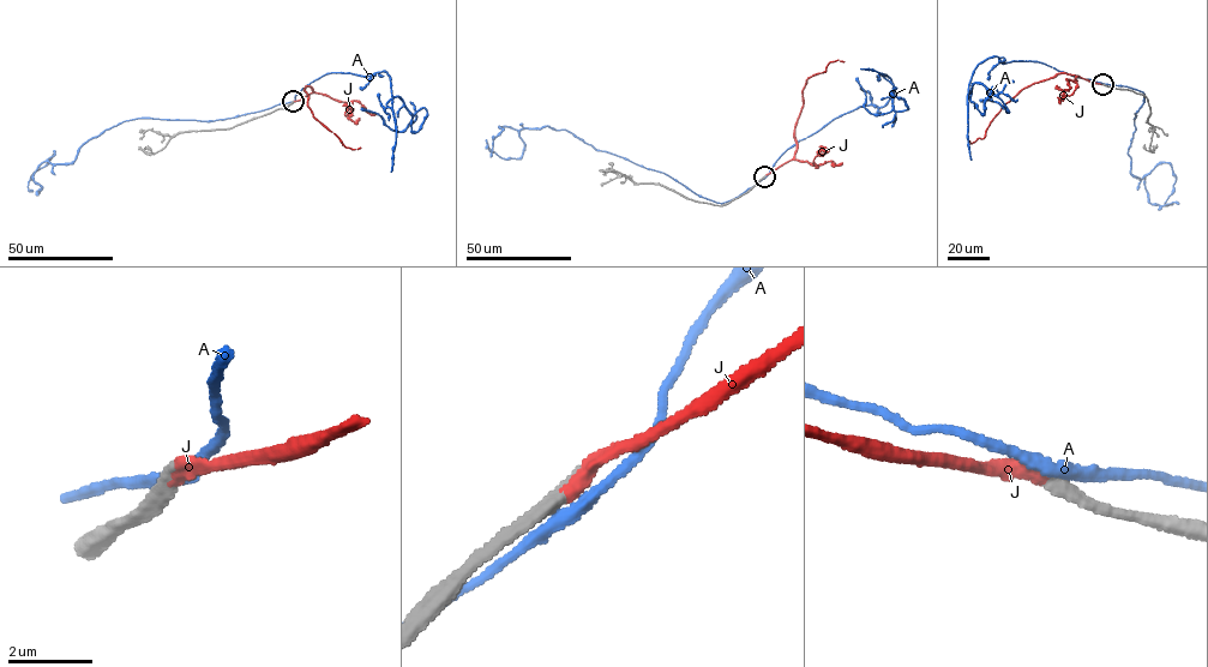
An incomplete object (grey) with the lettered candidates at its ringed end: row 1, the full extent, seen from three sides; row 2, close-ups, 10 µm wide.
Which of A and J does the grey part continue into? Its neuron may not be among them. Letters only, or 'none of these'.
J

